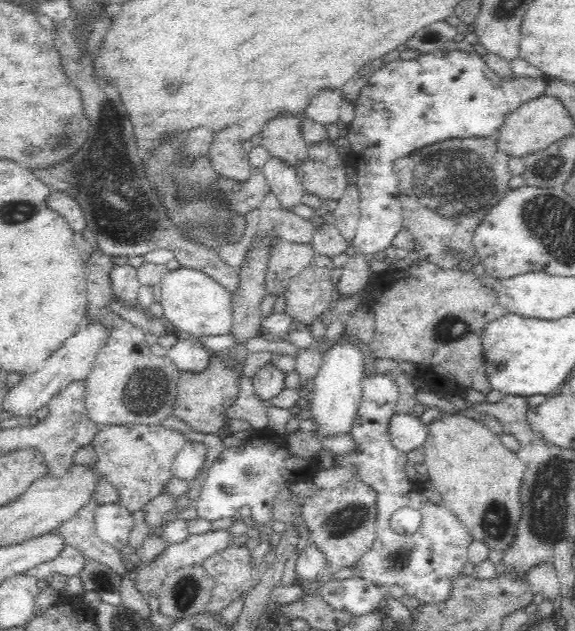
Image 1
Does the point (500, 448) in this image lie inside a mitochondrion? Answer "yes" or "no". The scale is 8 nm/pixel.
no

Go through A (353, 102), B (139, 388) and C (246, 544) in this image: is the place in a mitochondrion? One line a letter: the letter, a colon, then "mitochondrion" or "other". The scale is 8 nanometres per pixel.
A: other
B: mitochondrion
C: other

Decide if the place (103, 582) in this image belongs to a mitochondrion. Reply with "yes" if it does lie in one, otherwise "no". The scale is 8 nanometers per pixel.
yes

